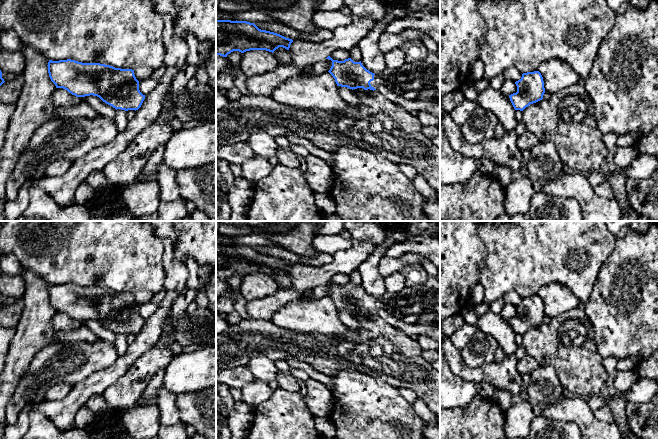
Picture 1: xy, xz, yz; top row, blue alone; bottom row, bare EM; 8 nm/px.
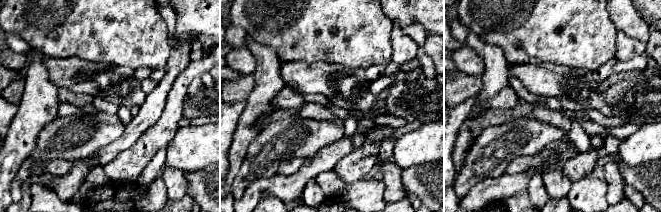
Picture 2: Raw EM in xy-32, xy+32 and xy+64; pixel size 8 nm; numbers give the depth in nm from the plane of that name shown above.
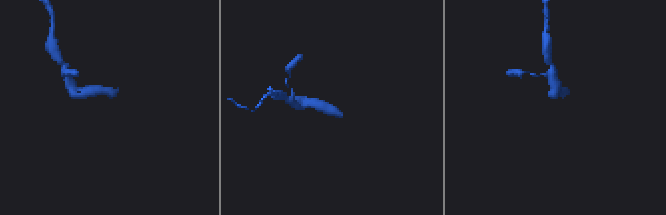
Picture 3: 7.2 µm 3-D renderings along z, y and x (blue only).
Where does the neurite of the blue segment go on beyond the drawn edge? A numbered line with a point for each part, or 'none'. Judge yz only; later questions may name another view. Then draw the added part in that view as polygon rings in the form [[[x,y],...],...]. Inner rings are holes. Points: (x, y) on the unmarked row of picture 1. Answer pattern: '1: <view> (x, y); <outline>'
none

